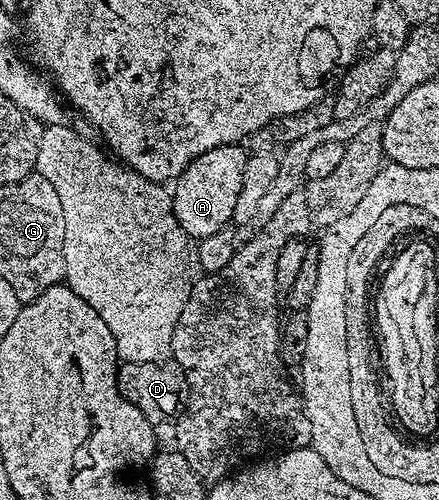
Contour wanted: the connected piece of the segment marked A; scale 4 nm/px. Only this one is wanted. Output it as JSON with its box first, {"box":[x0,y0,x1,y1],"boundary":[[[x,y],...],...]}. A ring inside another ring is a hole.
{"box":[173,143,246,241],"boundary":[[[237,143],[221,145],[201,153],[174,180],[173,213],[183,232],[192,240],[198,241],[217,233],[233,220],[233,209],[237,209],[237,196],[241,194],[241,181],[245,178],[246,150]]]}

